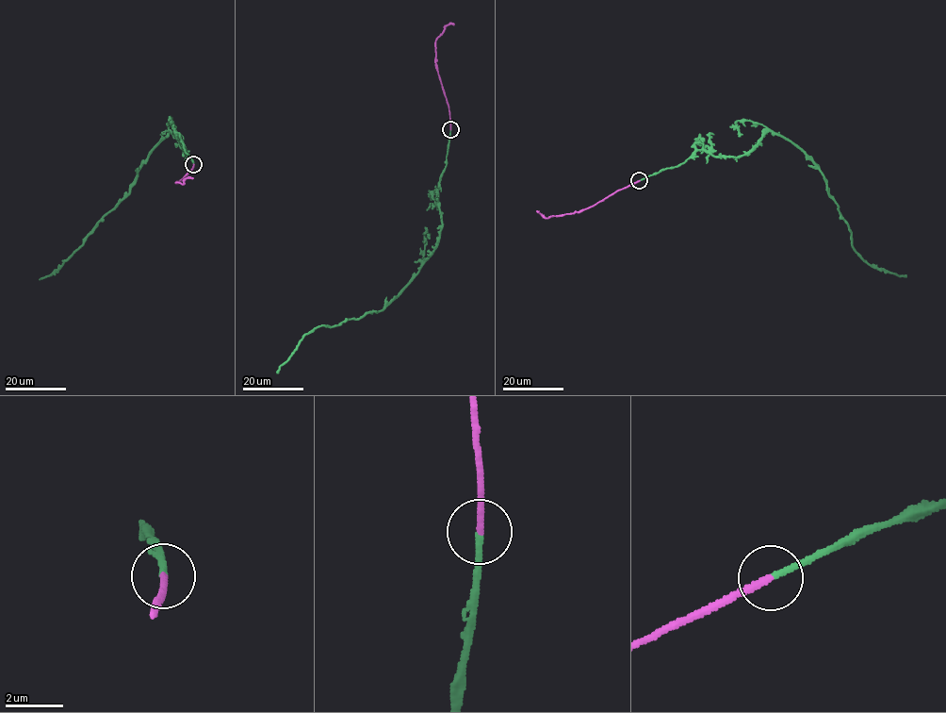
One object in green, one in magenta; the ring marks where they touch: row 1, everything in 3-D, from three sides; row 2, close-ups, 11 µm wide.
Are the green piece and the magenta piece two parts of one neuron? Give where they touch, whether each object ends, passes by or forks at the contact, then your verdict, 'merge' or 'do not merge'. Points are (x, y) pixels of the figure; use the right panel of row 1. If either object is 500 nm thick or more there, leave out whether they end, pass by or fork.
at (639, 180); green ends there; magenta ends there; merge

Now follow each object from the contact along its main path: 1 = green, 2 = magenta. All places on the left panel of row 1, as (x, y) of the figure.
1: (193, 164), (182, 141), (189, 157), (175, 137), (167, 134), (140, 166), (128, 192), (60, 269), (40, 279)
2: (193, 164), (176, 182), (183, 184), (187, 178), (192, 177)

